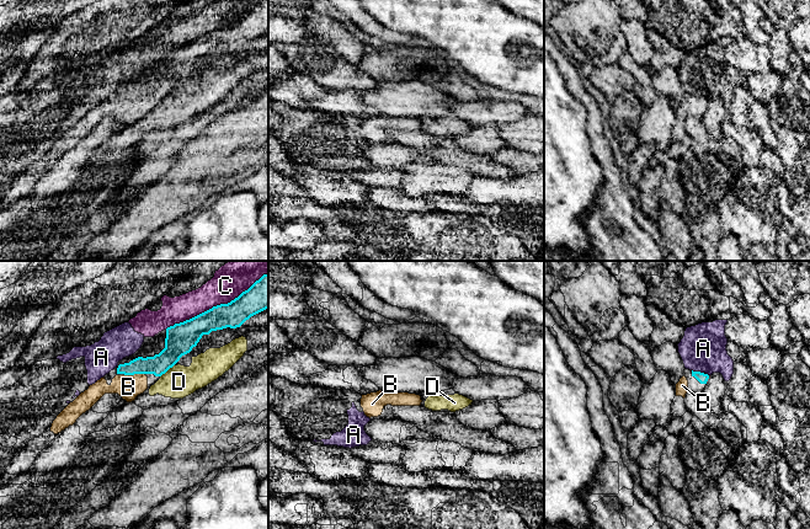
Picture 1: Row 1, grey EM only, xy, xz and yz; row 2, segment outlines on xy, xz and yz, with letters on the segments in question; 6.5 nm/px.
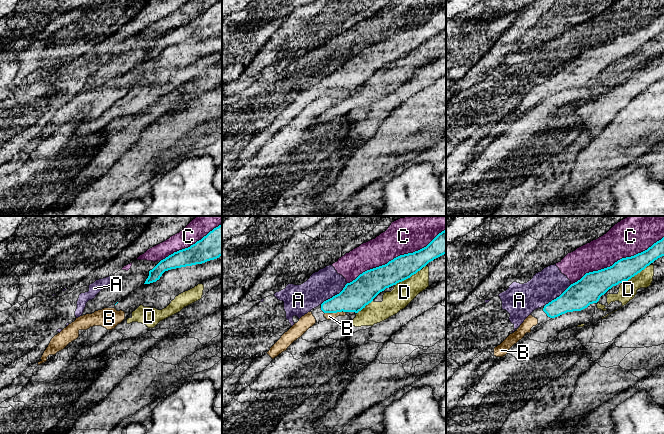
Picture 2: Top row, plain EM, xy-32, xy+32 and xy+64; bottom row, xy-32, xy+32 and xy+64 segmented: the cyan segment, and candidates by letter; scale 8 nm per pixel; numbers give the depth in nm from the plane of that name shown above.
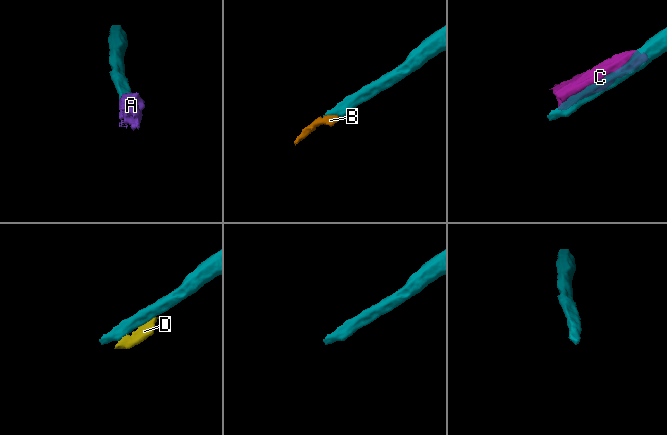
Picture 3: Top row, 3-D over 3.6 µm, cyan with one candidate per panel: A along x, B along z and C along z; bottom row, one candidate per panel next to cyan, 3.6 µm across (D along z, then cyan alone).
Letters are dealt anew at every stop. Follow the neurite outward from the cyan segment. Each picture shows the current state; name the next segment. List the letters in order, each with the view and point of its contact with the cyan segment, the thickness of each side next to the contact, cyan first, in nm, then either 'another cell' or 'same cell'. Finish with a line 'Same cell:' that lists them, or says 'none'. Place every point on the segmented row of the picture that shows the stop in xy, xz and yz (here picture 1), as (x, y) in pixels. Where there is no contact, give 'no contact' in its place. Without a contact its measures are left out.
A: yz (698, 372) | 70/300 nm | another cell
B: xy (134, 373) | 140/160 nm | same cell
C: xy (217, 305) | 170/220 nm | another cell
D: xy (166, 370) | 190/220 nm | another cell
Same cell: B

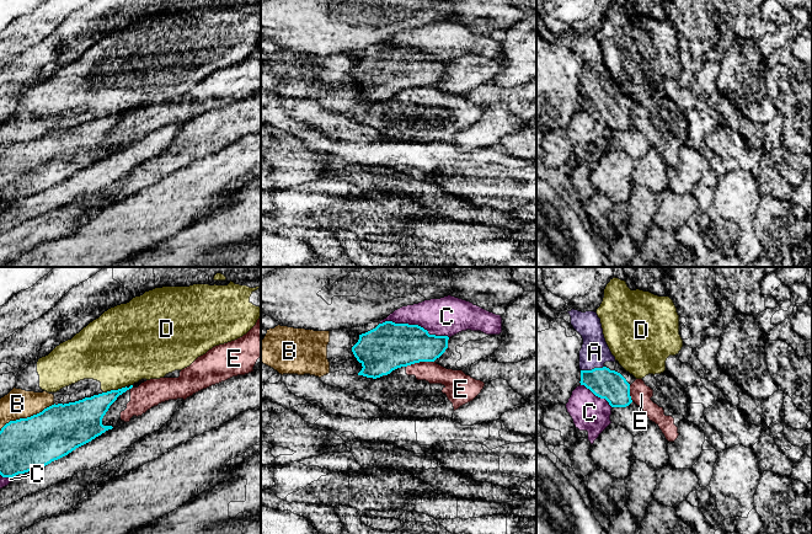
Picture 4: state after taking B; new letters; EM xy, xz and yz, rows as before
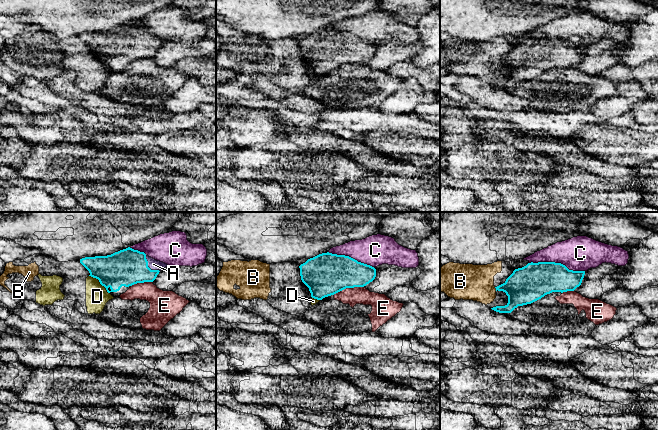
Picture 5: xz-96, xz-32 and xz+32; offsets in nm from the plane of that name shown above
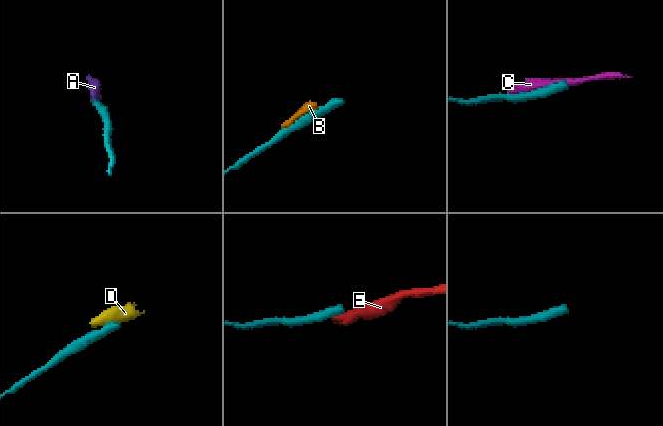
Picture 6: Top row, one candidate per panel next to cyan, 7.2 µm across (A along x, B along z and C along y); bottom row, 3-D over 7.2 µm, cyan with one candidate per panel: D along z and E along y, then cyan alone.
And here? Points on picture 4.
A: yz (592, 369) | 190/190 nm | same cell
B: xy (27, 417) | 340/190 nm | another cell
C: xz (413, 325) | 300/260 nm | another cell
D: xy (115, 390) | 220/460 nm | another cell
E: xz (420, 361) | 300/140 nm | another cell
Same cell: A

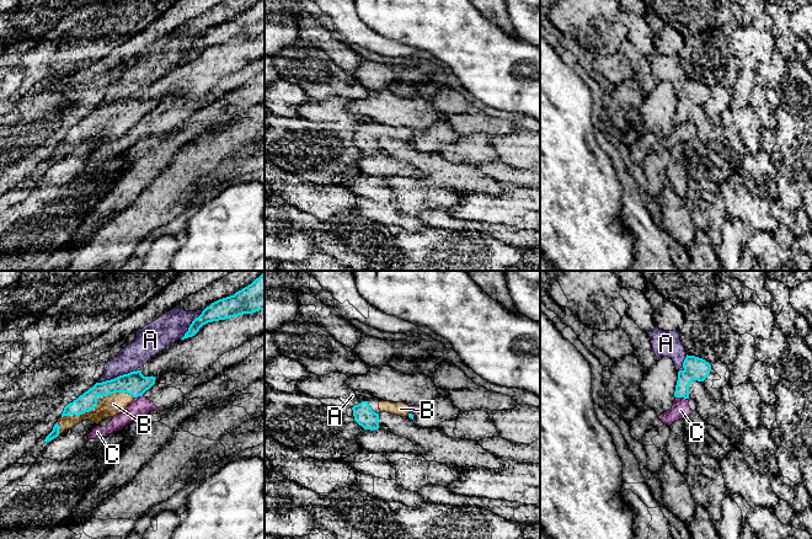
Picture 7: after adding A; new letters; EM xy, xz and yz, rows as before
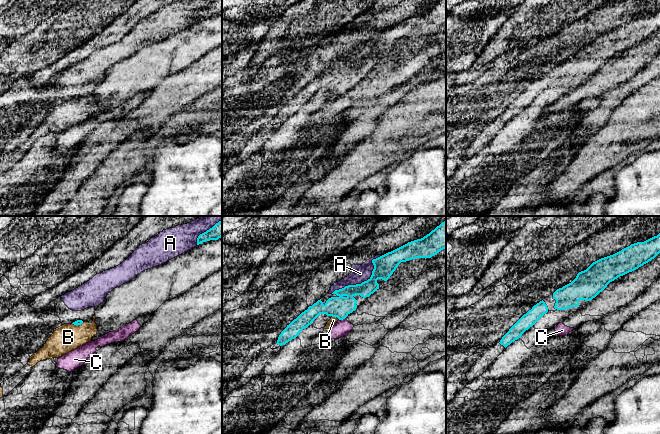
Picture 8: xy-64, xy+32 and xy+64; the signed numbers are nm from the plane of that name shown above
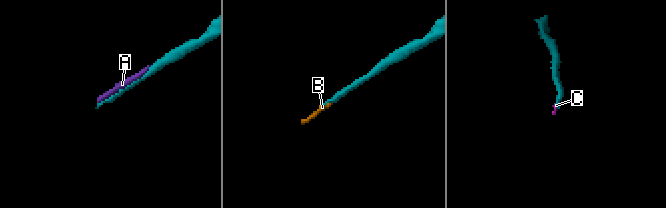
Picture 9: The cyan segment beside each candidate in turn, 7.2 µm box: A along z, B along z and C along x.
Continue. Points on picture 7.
A: xy (115, 378) | 160/170 nm | another cell
B: xy (79, 415) | 120/140 nm | same cell
C: yz (682, 396) | 150/130 nm | another cell
Same cell: B

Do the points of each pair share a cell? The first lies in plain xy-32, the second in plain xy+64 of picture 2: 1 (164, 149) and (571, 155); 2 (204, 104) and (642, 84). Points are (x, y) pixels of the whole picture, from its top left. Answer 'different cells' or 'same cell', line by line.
1: different cells
2: different cells

